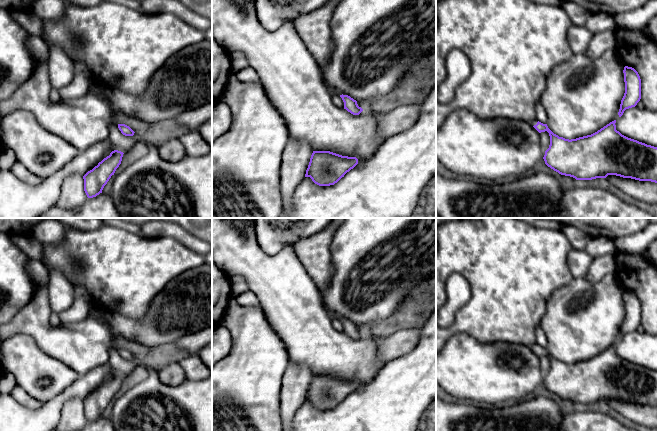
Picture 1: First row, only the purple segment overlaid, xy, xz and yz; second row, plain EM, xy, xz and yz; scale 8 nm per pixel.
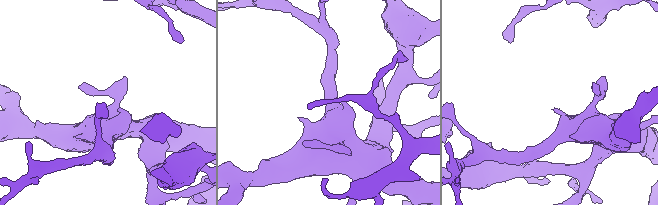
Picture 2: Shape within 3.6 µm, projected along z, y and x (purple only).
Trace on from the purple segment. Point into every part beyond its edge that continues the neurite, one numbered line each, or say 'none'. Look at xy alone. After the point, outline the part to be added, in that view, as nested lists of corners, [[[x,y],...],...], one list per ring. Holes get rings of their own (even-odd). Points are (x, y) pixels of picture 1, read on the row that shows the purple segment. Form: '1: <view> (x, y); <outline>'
none

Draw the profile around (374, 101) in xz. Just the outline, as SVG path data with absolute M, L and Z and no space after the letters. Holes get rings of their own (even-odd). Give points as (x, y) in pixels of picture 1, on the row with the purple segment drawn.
M372 97L372 98L364 99L364 100L361 100L361 101L357 101L357 104L362 109L367 109L367 108L370 108L370 107L375 107L378 104L381 104L383 101L384 101L383 98Z

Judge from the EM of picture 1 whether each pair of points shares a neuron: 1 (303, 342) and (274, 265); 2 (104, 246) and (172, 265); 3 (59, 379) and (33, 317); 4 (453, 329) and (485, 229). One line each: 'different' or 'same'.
1: same
2: same
3: different
4: same

